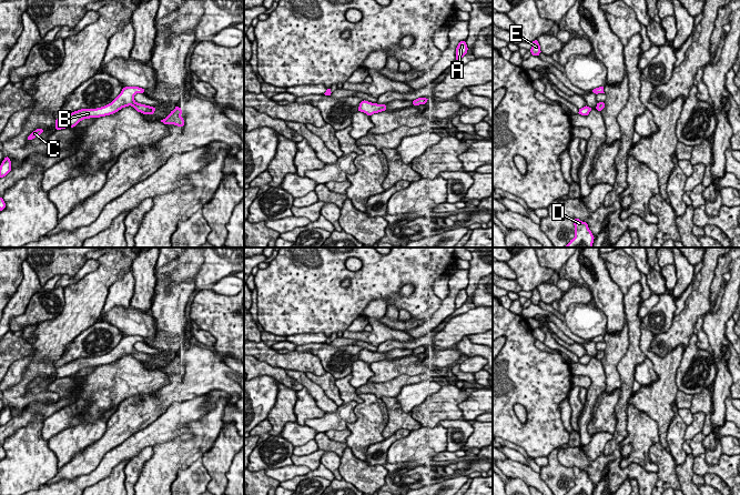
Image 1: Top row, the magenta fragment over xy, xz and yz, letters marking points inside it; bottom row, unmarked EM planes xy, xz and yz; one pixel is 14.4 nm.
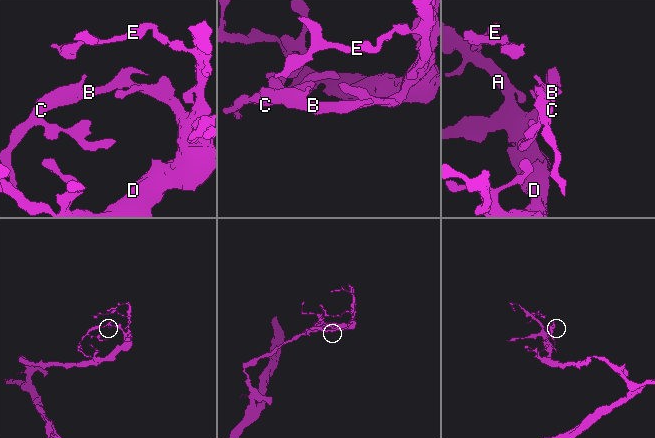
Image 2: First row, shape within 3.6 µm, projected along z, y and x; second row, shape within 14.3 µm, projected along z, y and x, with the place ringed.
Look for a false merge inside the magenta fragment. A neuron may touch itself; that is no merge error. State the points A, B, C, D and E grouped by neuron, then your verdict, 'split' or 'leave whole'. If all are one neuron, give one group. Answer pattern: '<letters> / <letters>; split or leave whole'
A B C D E; leave whole

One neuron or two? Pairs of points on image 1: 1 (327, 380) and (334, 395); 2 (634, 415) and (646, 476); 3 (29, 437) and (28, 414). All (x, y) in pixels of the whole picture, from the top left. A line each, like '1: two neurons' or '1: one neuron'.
1: one neuron
2: two neurons
3: two neurons

